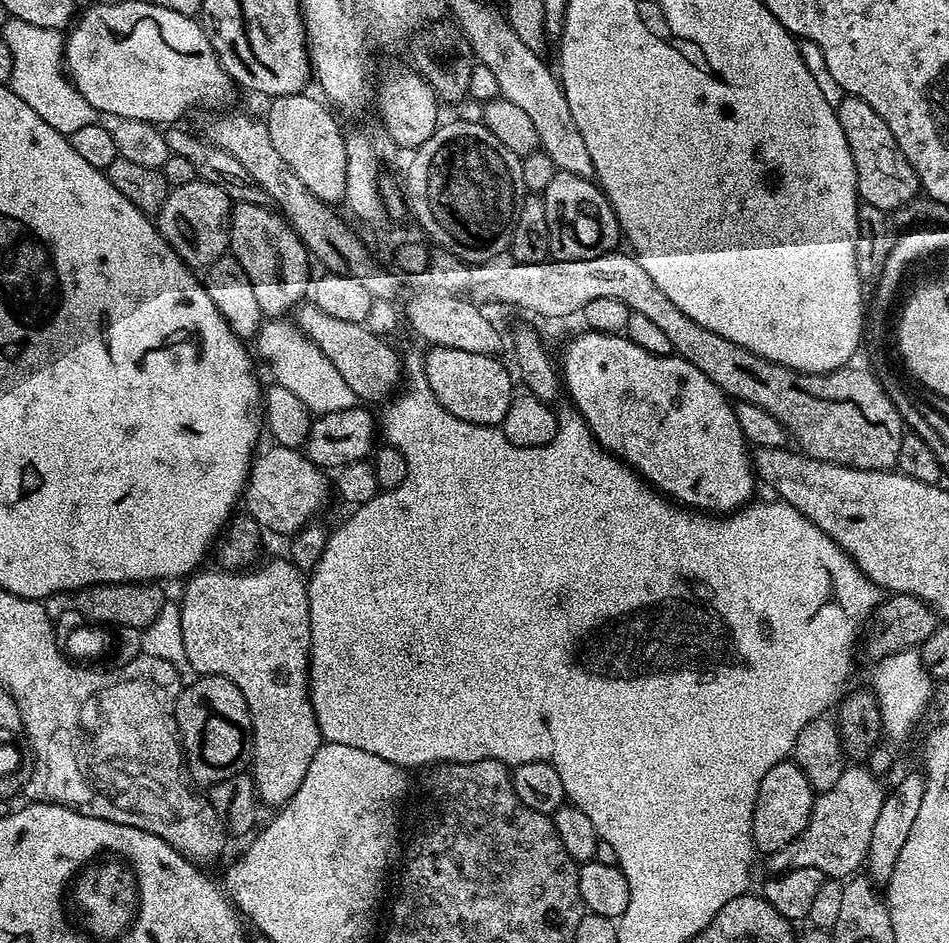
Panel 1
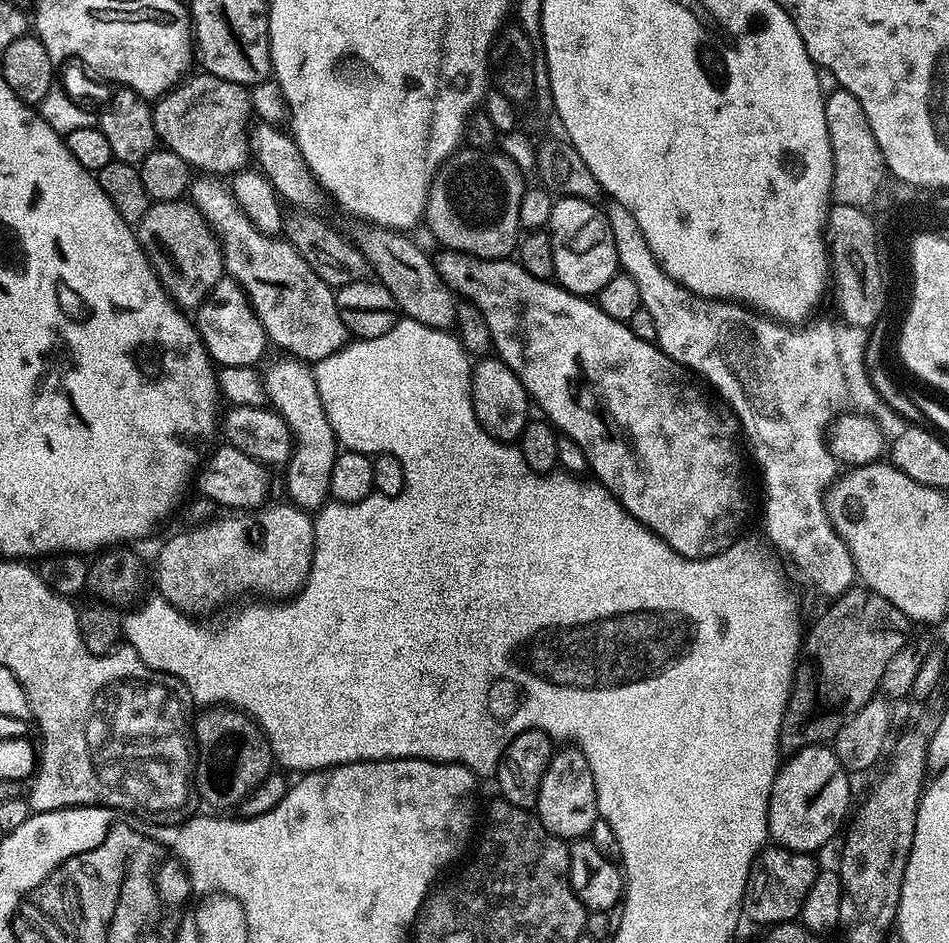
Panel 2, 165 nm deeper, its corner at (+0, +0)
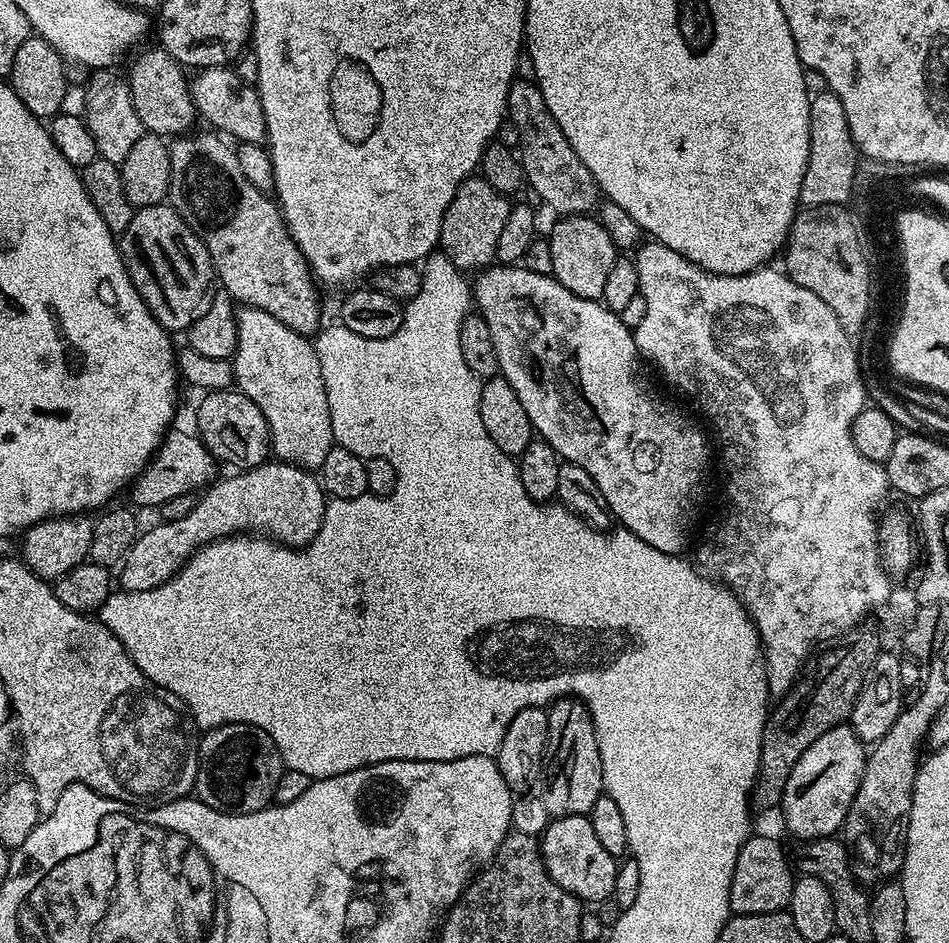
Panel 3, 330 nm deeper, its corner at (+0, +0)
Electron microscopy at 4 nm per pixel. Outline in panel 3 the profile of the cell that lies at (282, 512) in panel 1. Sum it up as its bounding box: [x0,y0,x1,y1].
[130,430,218,510]

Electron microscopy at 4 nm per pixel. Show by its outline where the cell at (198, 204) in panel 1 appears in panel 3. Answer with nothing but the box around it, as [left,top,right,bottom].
[118,203,214,334]

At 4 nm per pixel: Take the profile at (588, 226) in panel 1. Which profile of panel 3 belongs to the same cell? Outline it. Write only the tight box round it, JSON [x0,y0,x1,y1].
[547,215,618,300]

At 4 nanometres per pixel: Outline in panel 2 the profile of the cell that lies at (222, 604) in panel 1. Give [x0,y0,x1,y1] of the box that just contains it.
[154,503,316,618]

